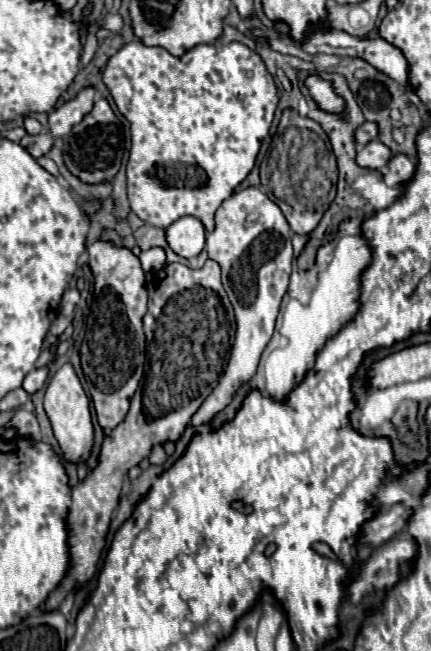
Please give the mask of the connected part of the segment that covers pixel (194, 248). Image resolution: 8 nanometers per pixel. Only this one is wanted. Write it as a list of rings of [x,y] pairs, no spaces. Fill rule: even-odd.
[[[181,217],[171,223],[165,231],[165,237],[169,247],[185,259],[197,257],[205,247],[205,227],[201,227],[201,221],[193,217]]]

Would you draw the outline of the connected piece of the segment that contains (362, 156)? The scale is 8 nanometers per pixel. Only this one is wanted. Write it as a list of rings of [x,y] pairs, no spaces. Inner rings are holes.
[[[371,141],[369,145],[365,145],[363,149],[357,151],[357,163],[361,167],[385,171],[385,163],[389,163],[391,155],[393,153],[389,151],[389,147],[385,147],[381,141]]]

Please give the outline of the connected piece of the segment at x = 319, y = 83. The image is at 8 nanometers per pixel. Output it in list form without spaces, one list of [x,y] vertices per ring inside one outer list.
[[[307,75],[303,83],[309,89],[309,95],[317,103],[319,109],[335,113],[335,115],[339,115],[343,119],[347,117],[345,115],[345,101],[335,93],[331,81],[323,79],[321,75]]]

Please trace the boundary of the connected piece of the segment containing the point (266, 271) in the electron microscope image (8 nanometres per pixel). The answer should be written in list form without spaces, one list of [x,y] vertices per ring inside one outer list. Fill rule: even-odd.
[[[247,187],[233,193],[217,209],[215,231],[207,237],[207,253],[213,261],[221,265],[223,285],[233,303],[235,317],[237,317],[237,335],[235,335],[235,345],[231,349],[229,365],[219,385],[193,415],[191,421],[193,425],[209,423],[219,411],[223,411],[231,403],[235,391],[243,383],[247,383],[257,371],[259,357],[273,335],[275,317],[279,313],[279,305],[289,283],[289,273],[293,263],[291,229],[281,209],[265,193],[261,193],[257,187]],[[235,213],[245,213],[245,215],[261,213],[261,219],[257,223],[247,223],[243,219],[243,227],[239,229],[239,219]]]

